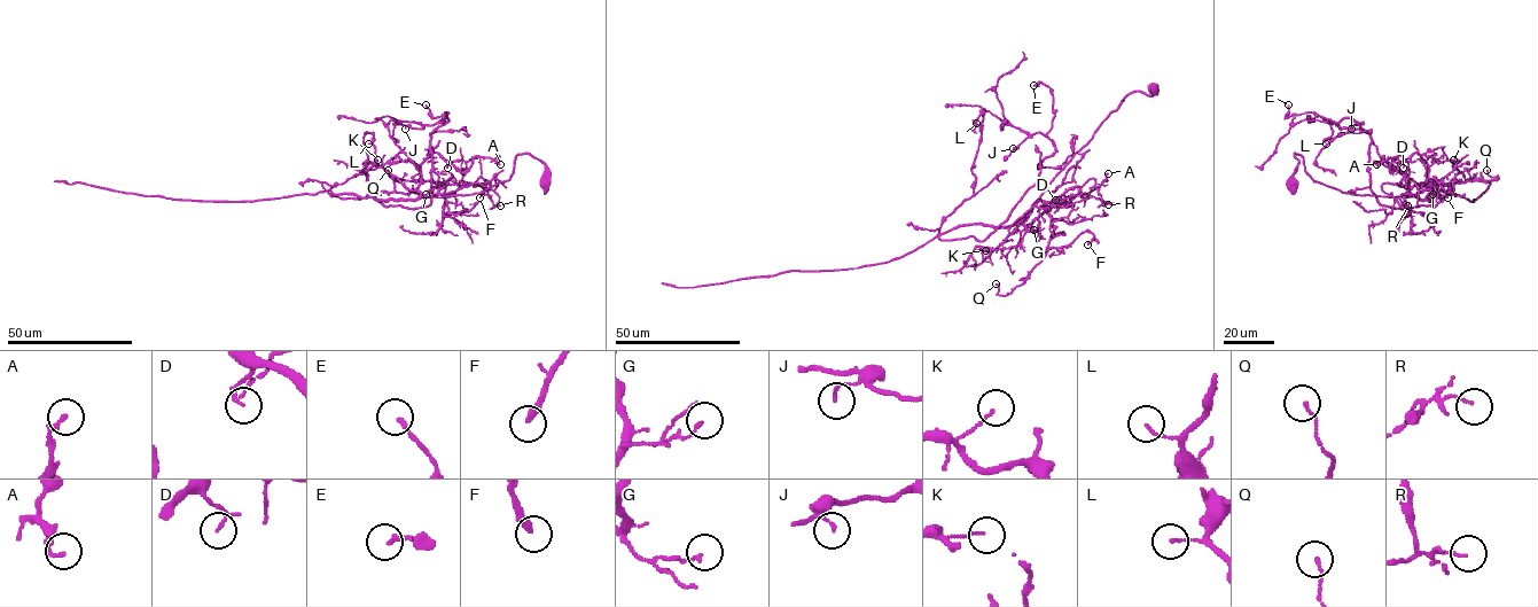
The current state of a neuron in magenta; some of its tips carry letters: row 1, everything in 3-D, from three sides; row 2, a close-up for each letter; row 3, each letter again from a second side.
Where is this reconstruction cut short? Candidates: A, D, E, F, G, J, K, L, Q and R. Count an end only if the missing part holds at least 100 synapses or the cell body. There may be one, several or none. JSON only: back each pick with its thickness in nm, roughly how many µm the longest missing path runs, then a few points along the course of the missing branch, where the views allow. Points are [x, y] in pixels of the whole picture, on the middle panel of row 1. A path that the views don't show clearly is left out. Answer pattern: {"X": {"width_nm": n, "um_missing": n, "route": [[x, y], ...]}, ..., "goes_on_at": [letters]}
{"goes_on_at": []}

